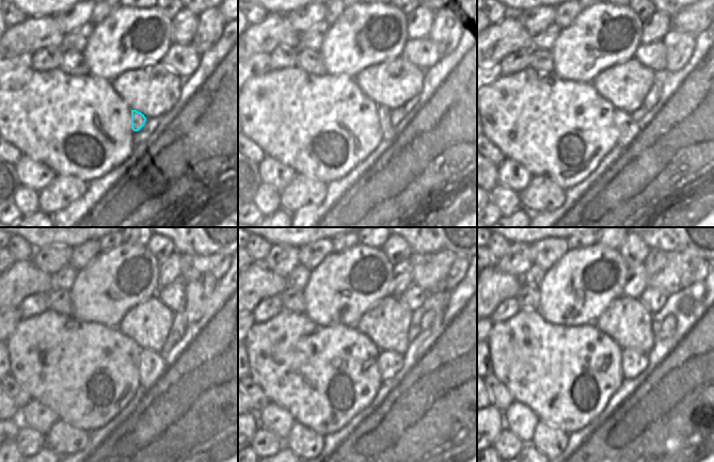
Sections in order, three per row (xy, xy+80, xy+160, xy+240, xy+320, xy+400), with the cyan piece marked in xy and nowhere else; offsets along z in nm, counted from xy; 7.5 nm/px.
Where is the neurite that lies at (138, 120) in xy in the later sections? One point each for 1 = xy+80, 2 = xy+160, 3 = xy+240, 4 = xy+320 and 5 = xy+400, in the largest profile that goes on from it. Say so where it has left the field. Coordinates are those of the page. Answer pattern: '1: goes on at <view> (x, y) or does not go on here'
1: goes on at xy+80 (387, 131)
2: goes on at xy+160 (627, 127)
3: goes on at xy+240 (152, 364)
4: goes on at xy+320 (390, 362)
5: goes on at xy+400 (633, 363)

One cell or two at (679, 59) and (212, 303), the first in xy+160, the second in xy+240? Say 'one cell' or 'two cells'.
two cells

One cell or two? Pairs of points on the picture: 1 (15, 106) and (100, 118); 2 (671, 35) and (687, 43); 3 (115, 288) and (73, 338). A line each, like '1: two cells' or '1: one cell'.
1: one cell
2: one cell
3: two cells

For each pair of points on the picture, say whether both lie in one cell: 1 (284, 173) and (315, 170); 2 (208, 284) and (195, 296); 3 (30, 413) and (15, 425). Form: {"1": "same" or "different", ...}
{"1": "different", "2": "same", "3": "different"}

